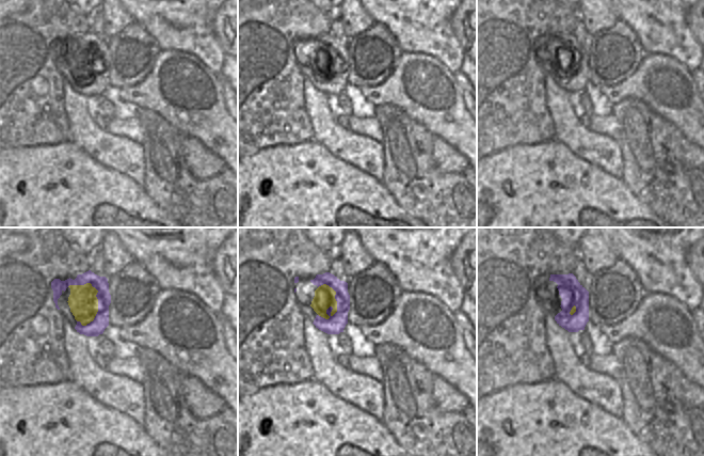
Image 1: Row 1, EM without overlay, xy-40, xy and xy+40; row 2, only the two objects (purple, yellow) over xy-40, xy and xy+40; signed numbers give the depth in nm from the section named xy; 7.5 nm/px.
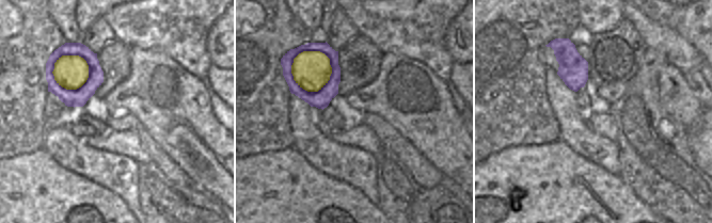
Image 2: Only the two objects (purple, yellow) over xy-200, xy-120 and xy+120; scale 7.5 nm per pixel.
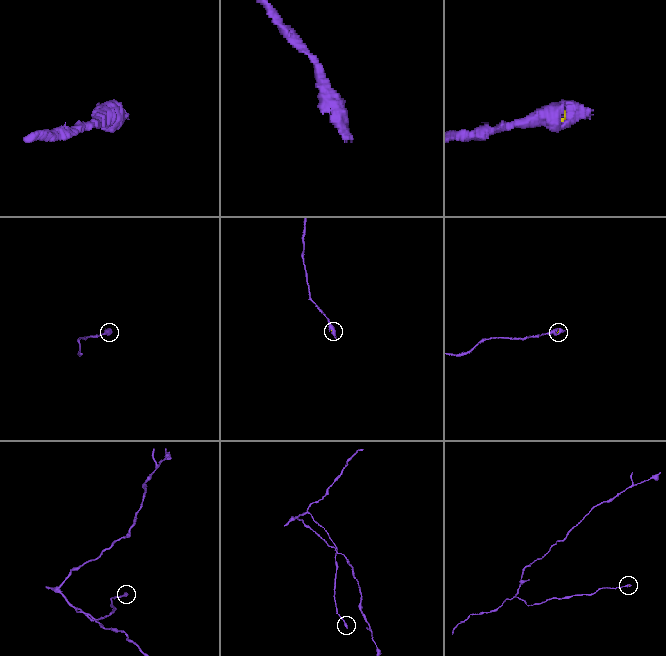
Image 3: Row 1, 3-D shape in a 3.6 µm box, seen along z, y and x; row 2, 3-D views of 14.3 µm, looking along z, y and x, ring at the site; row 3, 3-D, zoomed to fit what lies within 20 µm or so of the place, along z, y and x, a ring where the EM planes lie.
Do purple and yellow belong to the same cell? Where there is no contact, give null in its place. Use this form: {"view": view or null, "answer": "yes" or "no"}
{"view": "xy-40", "answer": "yes"}

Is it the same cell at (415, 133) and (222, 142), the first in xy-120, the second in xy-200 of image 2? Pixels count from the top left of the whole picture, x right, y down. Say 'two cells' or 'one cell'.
one cell

